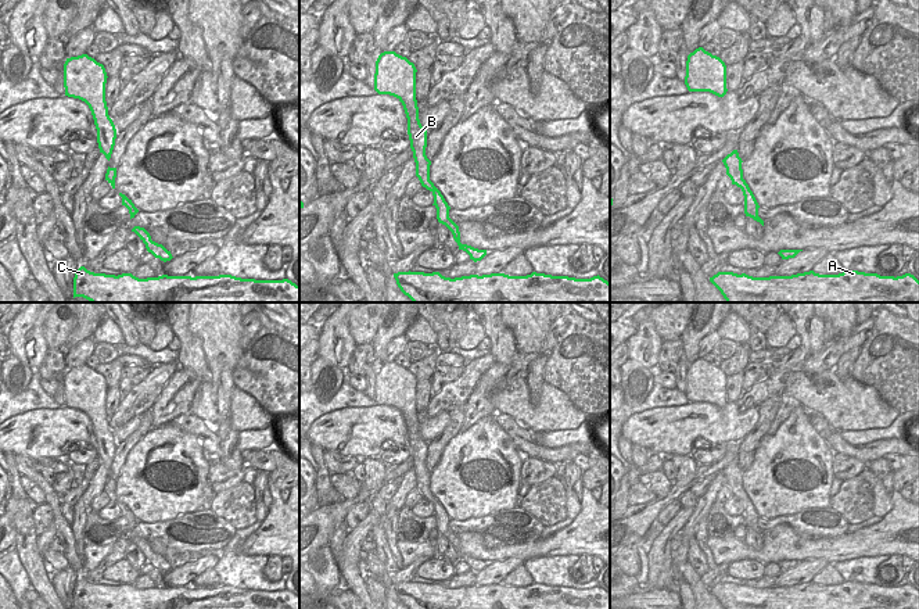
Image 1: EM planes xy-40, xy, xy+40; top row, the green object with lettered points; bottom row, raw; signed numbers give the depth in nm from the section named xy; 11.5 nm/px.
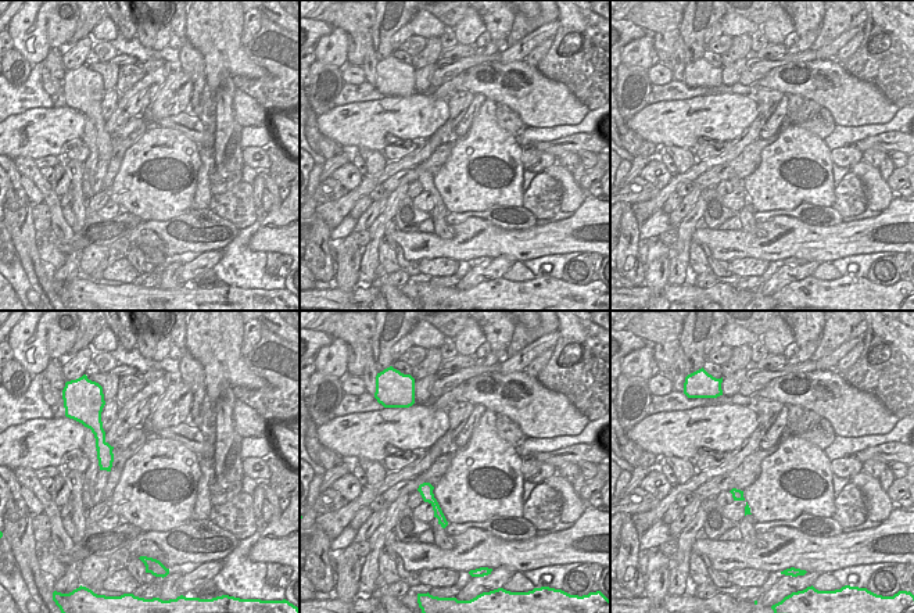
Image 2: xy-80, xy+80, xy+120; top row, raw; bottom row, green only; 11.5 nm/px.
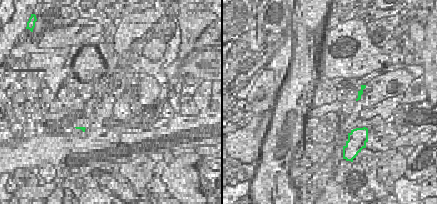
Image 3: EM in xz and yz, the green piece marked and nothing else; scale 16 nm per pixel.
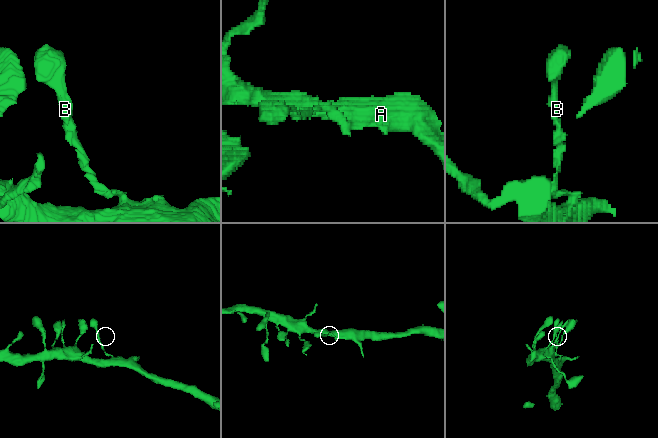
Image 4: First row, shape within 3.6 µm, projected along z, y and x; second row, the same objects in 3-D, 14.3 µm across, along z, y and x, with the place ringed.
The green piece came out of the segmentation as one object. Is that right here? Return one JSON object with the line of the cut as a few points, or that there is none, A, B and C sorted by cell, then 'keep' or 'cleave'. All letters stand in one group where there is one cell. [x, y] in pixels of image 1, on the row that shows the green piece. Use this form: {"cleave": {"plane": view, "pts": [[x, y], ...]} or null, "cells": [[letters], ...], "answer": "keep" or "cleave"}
{"cleave": {"plane": "xy", "pts": [[452, 221], [447, 226]]}, "cells": [["A", "C"], ["B"]], "answer": "cleave"}

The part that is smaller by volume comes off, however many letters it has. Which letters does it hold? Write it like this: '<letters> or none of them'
B

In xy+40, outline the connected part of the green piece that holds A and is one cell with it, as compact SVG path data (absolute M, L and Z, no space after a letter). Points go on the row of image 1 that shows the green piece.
M809 271L753 277L718 272L710 282L726 302L919 302L919 280L911 273L894 277L858 271L839 275Z

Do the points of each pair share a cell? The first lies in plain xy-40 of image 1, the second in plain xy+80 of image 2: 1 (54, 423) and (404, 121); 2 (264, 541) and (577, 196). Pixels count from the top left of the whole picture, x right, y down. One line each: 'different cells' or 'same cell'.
1: same cell
2: different cells

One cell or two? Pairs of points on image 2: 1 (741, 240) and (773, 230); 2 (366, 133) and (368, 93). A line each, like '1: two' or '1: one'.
1: one
2: two

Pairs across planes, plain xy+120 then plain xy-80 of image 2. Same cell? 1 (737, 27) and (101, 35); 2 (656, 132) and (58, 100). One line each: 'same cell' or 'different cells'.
1: same cell
2: different cells

